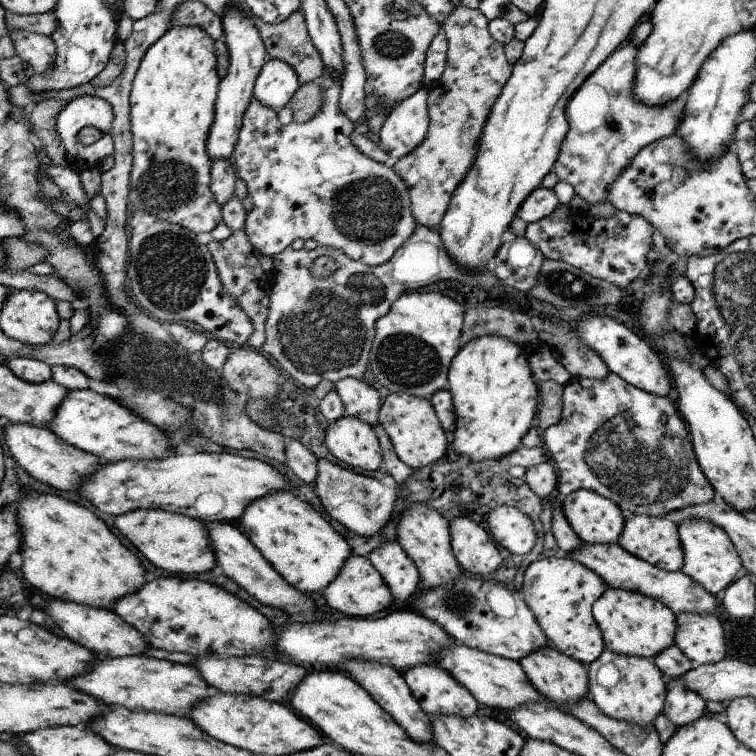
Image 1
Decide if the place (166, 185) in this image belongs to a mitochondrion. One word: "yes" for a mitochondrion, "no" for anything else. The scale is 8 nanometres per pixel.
yes

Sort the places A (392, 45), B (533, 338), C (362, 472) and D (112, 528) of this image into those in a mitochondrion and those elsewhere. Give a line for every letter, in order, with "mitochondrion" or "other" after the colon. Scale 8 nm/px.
A: mitochondrion
B: other
C: other
D: other

